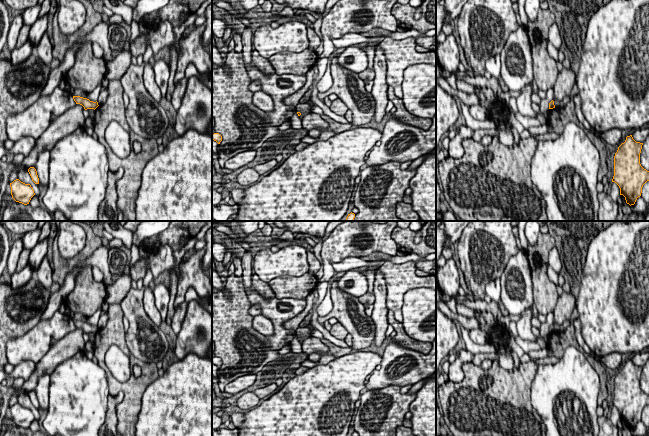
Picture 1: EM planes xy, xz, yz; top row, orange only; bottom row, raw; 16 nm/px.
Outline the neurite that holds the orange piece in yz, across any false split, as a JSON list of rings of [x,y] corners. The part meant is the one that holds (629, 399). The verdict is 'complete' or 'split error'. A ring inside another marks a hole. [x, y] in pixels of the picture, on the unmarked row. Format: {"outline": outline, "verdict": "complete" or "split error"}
{"outline": [[[632,359],[627,360],[614,380],[615,406],[620,412],[620,419],[625,421],[626,427],[634,429],[641,420],[643,409],[649,405],[649,395],[640,388],[640,377],[643,367],[636,366]]], "verdict": "complete"}

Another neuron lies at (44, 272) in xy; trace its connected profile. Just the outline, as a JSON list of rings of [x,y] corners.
[[[45,256],[36,271],[35,277],[47,290],[50,290],[53,280],[52,280],[53,270],[50,266],[48,258]]]

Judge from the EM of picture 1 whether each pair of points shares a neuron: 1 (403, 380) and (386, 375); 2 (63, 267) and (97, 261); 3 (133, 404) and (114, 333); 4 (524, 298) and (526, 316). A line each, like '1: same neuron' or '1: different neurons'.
1: same neuron
2: different neurons
3: same neuron
4: different neurons

